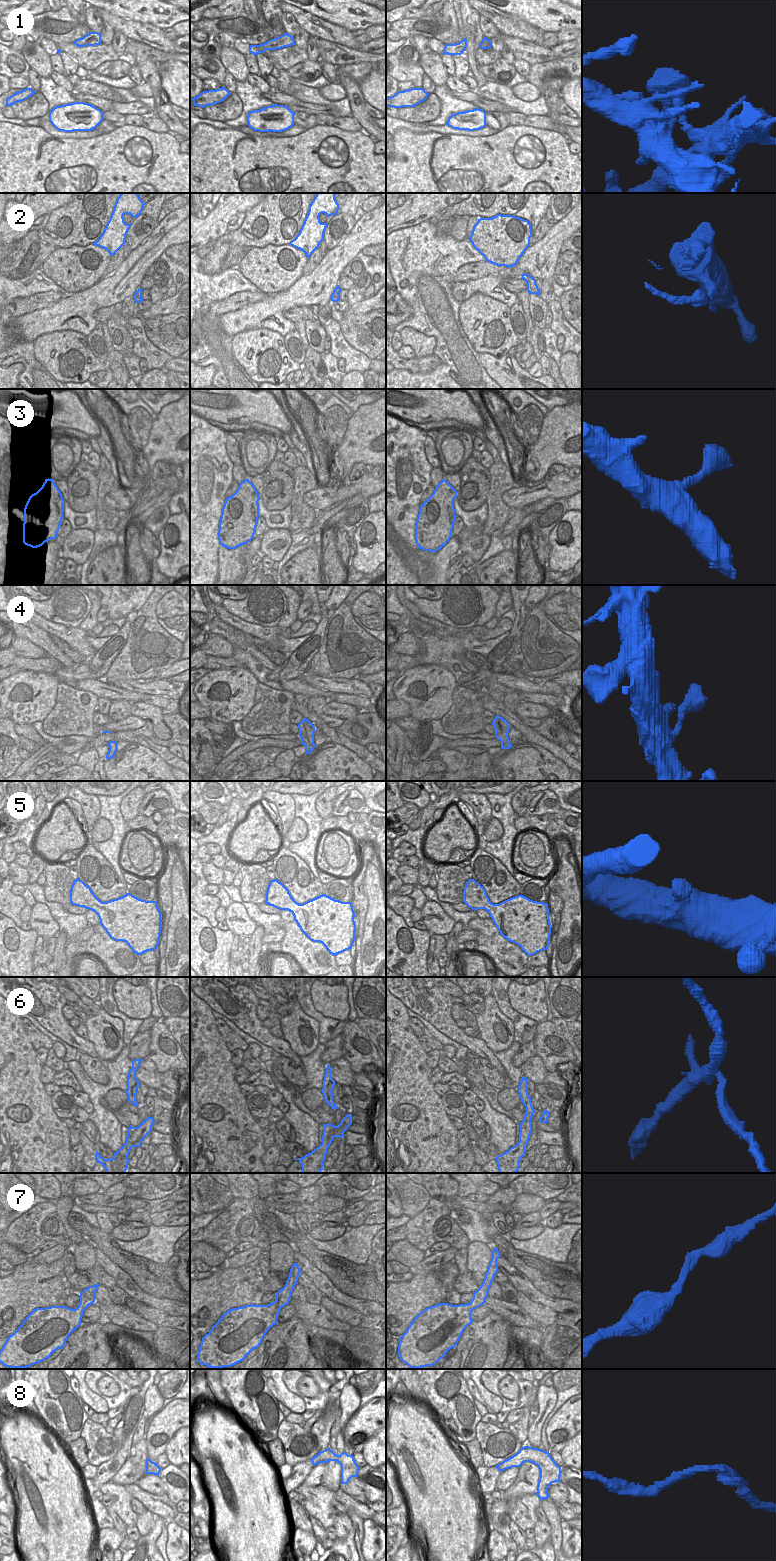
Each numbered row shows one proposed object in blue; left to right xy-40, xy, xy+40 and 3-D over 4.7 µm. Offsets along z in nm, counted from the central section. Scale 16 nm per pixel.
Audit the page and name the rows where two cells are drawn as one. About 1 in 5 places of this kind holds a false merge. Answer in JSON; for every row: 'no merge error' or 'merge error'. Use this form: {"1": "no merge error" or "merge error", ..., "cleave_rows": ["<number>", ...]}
{"1": "merge error", "2": "no merge error", "3": "no merge error", "4": "no merge error", "5": "no merge error", "6": "merge error", "7": "no merge error", "8": "no merge error", "cleave_rows": ["1", "6"]}

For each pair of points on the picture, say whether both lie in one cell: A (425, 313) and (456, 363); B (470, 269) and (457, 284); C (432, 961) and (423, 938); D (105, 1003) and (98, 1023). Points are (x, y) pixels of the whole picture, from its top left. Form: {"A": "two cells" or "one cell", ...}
{"A": "two cells", "B": "one cell", "C": "two cells", "D": "two cells"}

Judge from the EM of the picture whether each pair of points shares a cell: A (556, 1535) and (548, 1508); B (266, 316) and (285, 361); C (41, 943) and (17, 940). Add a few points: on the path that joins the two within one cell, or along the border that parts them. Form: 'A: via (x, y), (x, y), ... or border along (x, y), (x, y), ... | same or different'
A: via (555, 1528), (552, 1515) | same
B: border along (248, 330), (268, 328), (284, 336) | different
C: border along (38, 936), (35, 942), (32, 965) | different

